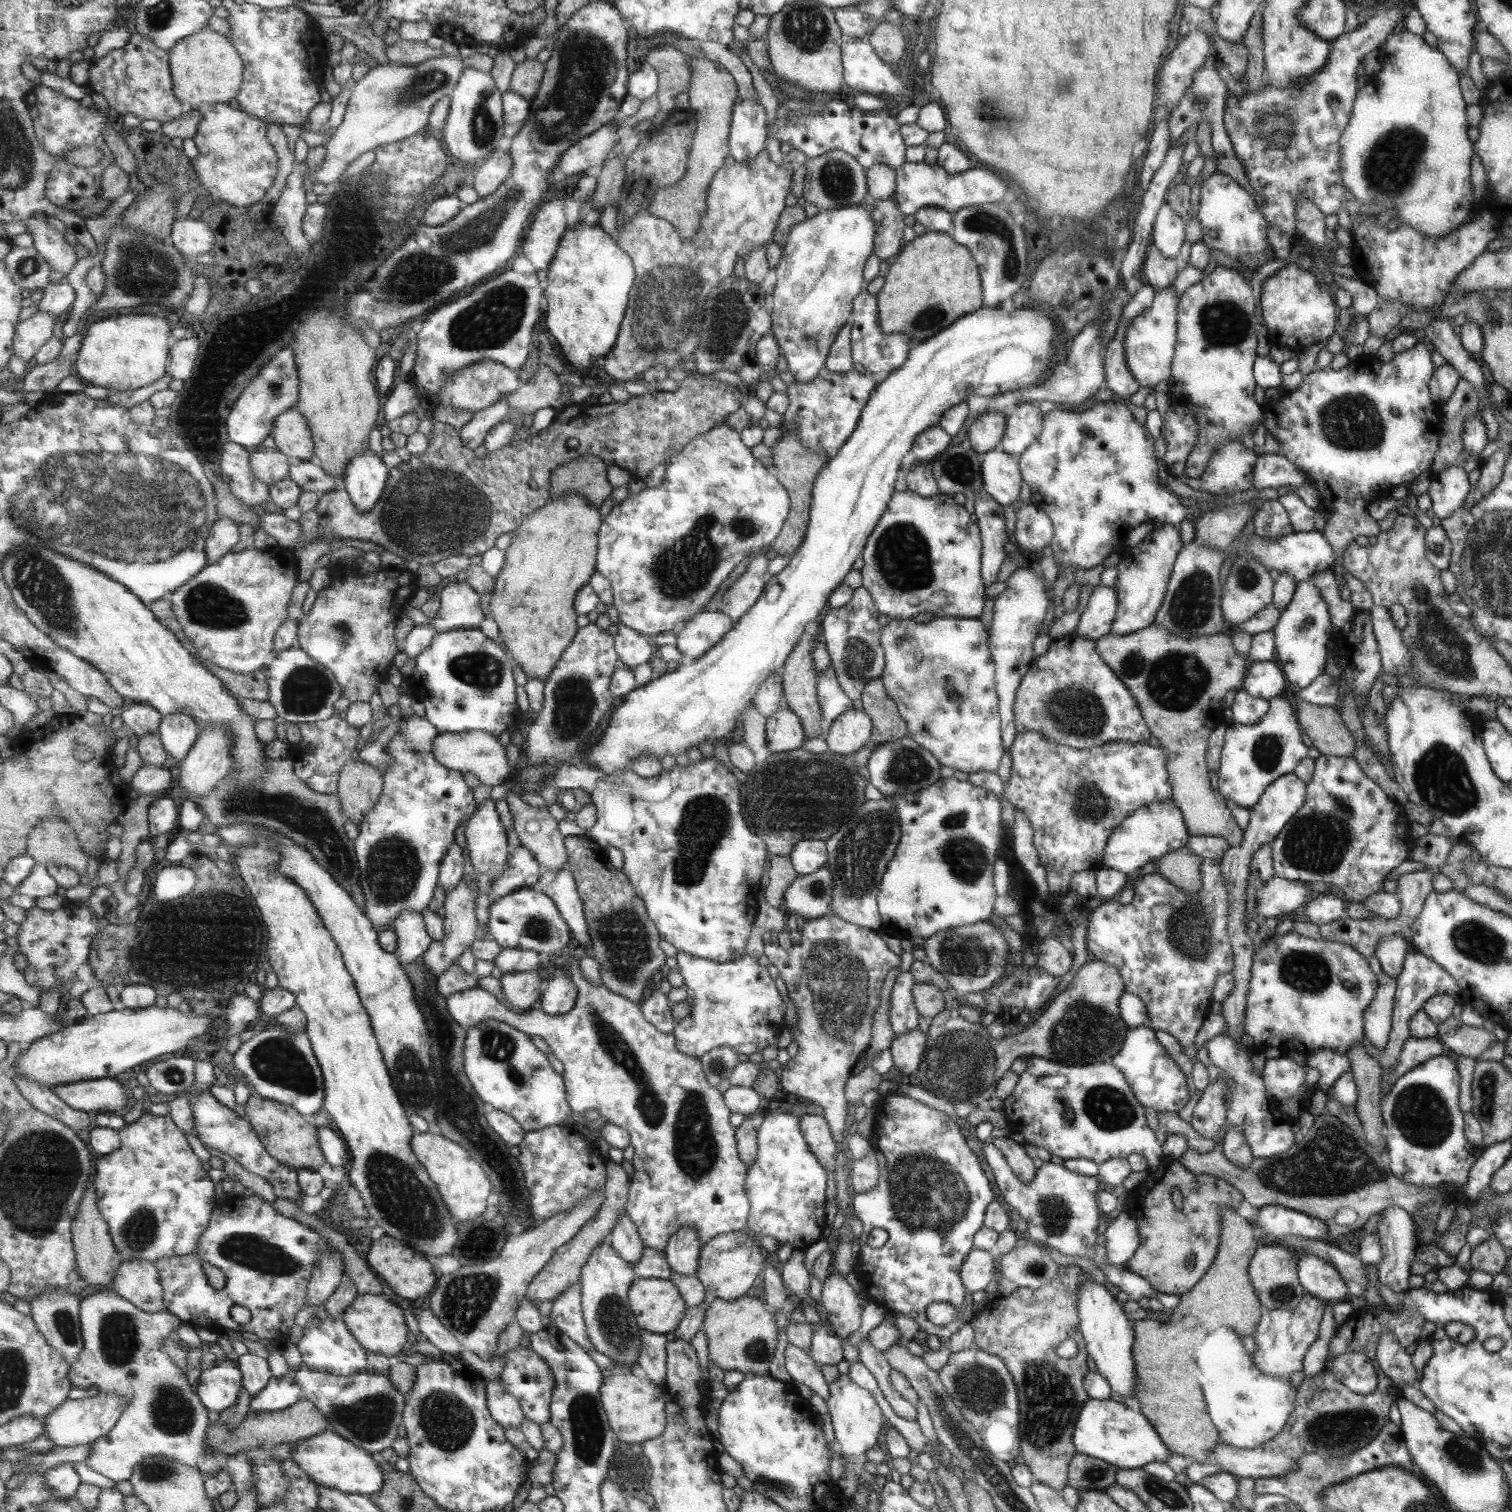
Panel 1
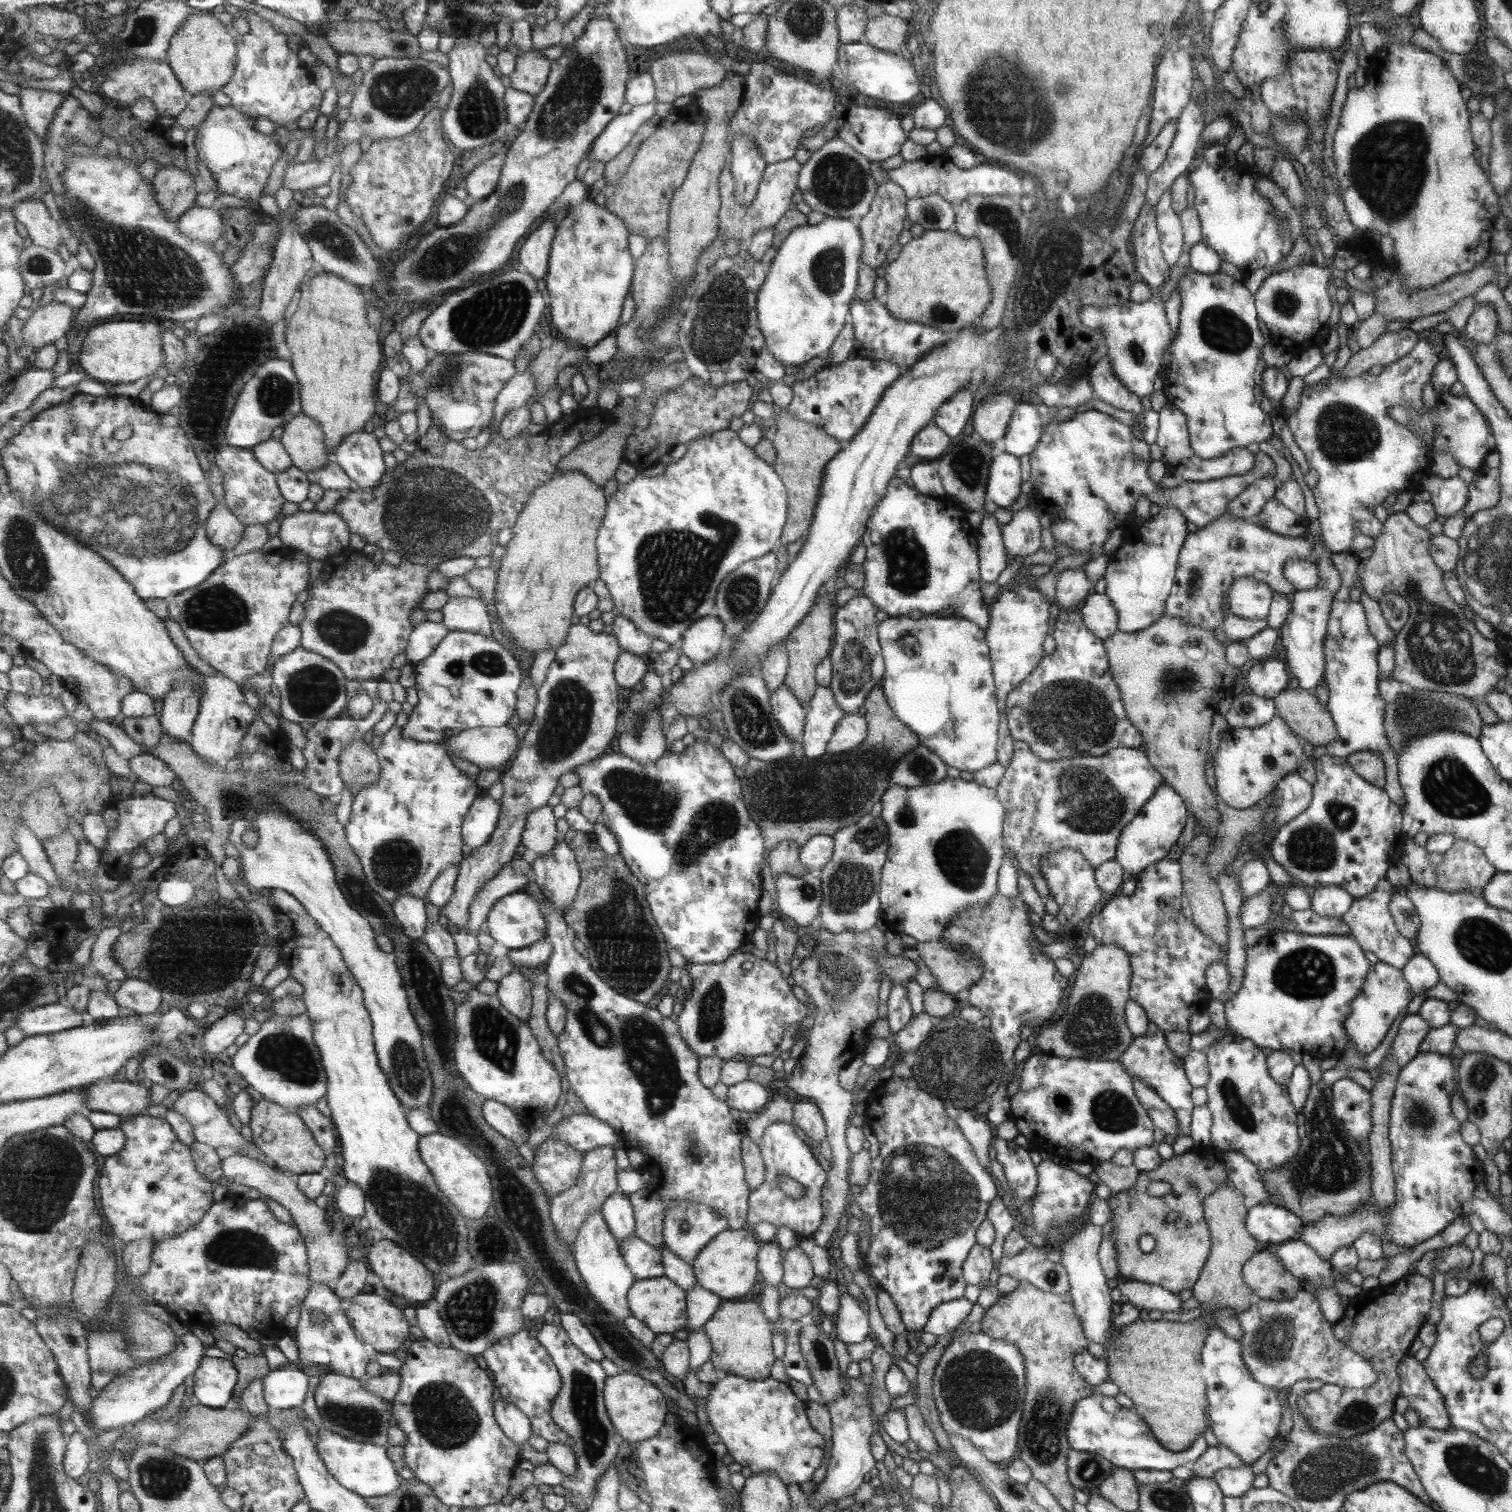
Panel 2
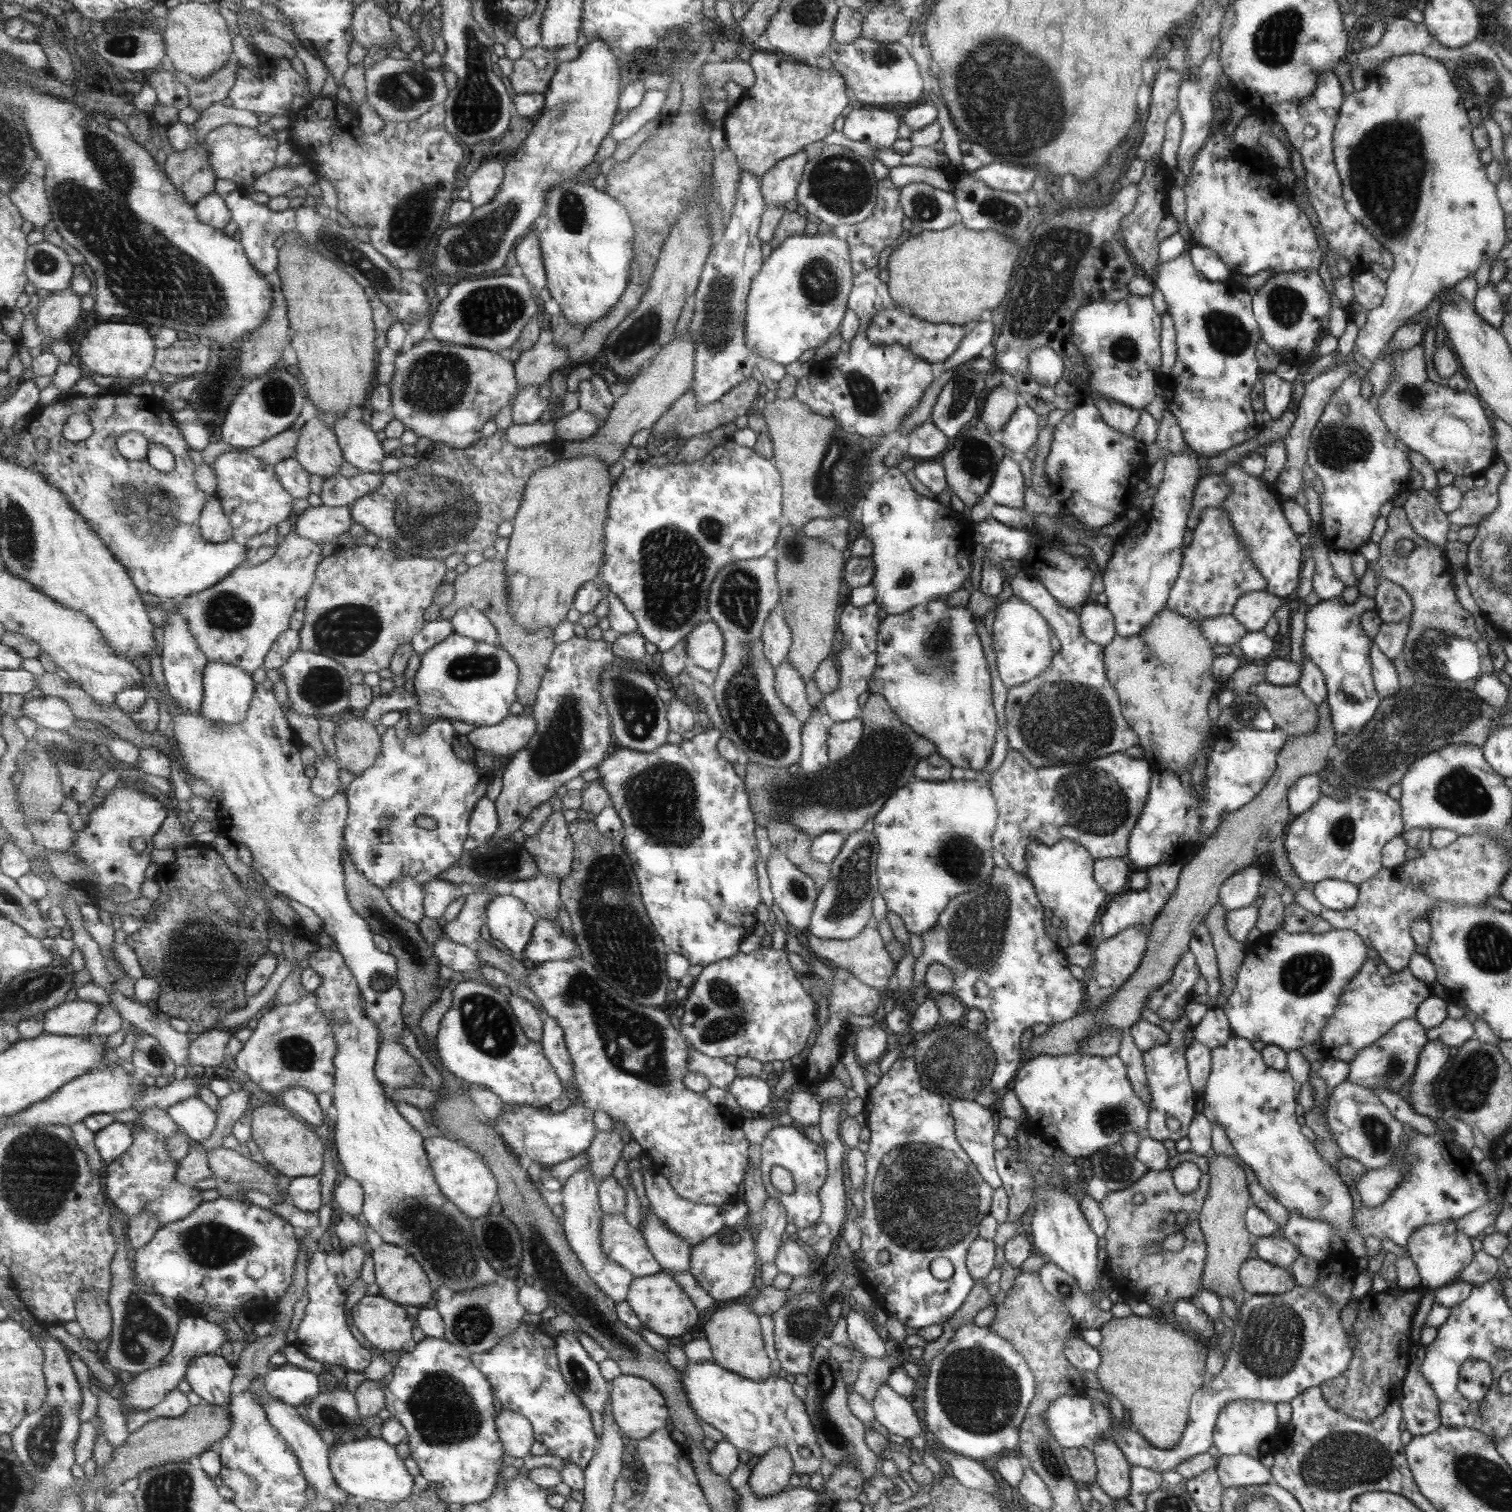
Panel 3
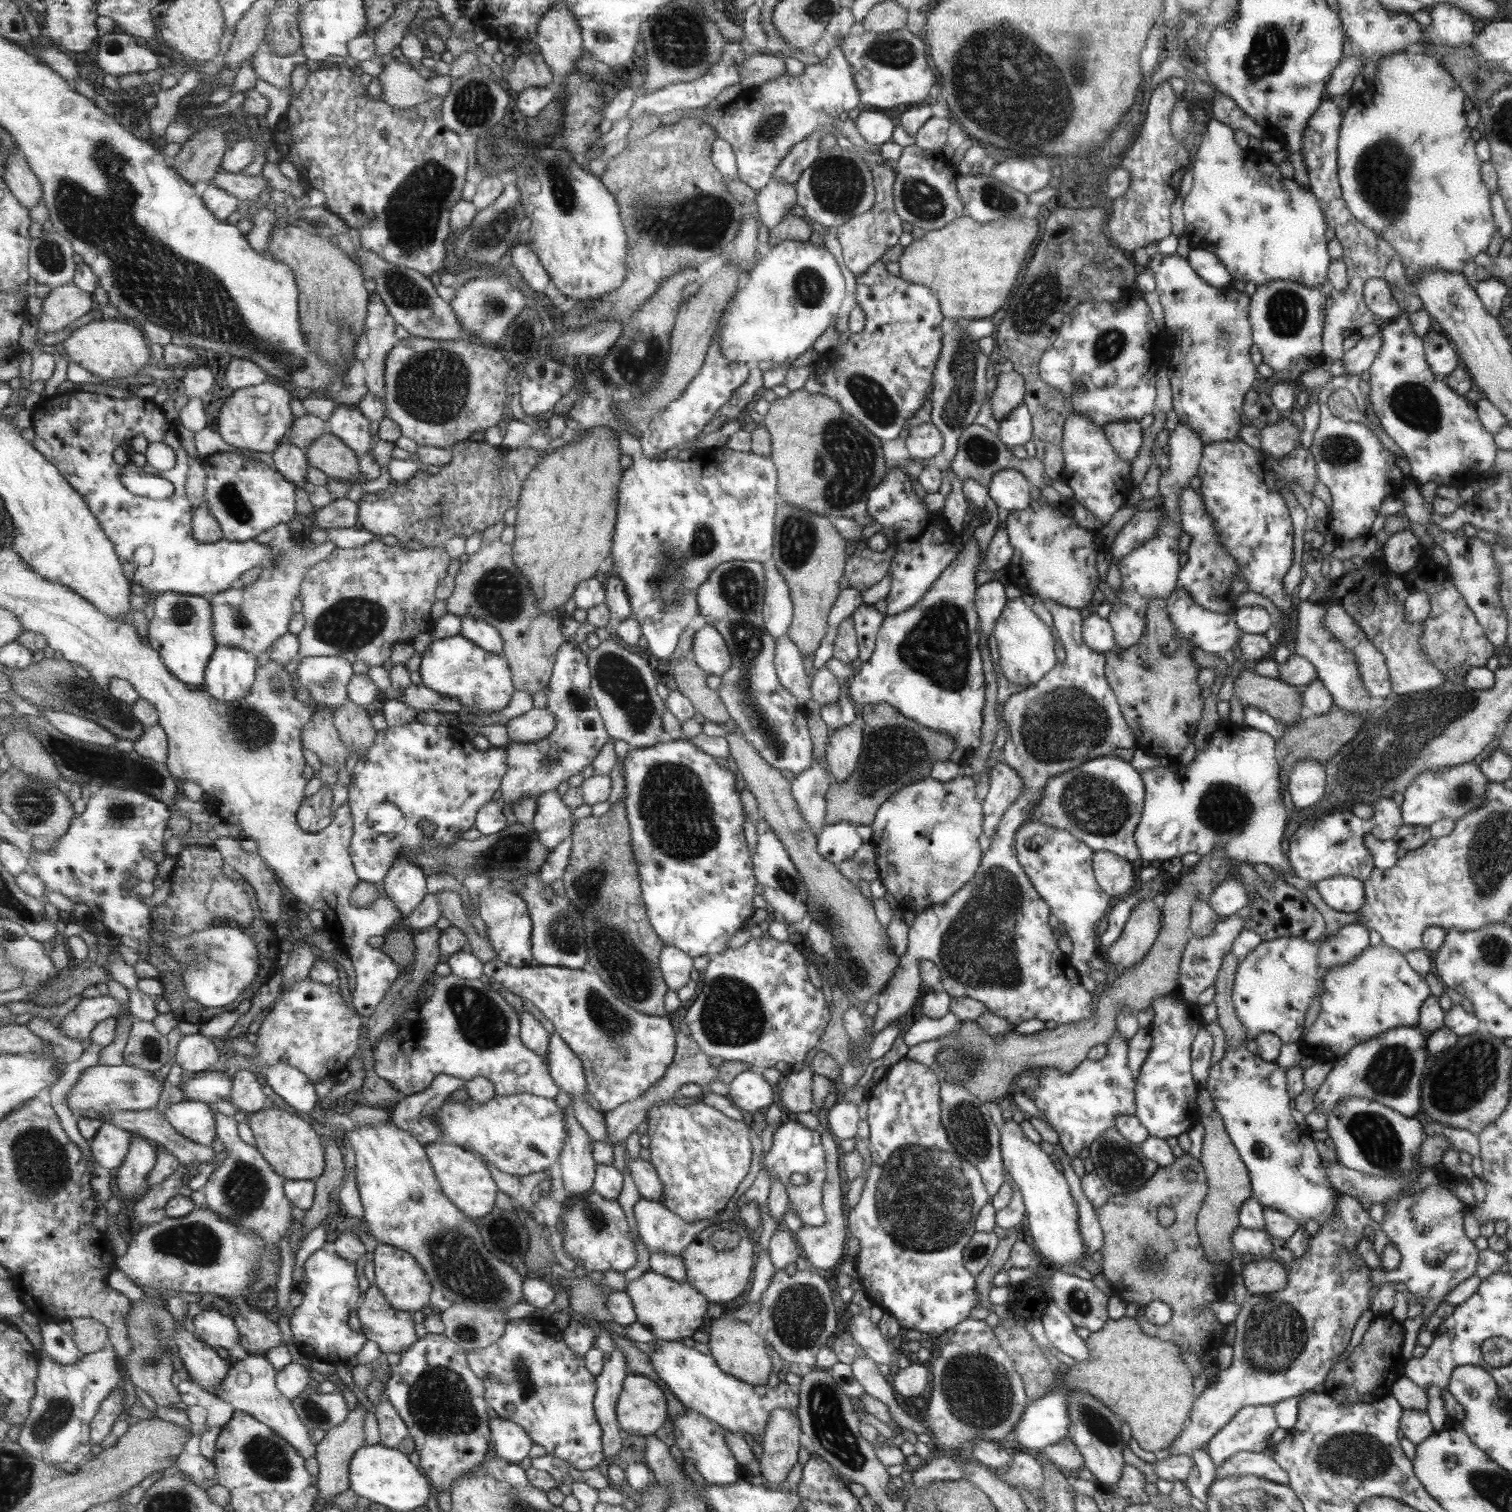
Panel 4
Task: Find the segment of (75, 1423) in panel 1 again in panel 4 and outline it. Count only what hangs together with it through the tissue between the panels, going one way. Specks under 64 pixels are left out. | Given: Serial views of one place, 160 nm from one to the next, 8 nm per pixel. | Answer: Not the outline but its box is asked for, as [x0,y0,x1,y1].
[193,1307,242,1350]

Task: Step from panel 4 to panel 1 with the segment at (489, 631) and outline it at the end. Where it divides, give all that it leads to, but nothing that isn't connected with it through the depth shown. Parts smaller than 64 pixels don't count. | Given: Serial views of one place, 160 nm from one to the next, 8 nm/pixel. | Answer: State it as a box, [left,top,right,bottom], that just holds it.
[433,579,485,632]

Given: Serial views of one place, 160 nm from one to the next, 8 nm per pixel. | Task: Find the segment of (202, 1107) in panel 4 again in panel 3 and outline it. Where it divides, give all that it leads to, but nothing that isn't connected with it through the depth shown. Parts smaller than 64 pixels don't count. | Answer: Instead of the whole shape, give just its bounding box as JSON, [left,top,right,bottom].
[168,1095,218,1141]

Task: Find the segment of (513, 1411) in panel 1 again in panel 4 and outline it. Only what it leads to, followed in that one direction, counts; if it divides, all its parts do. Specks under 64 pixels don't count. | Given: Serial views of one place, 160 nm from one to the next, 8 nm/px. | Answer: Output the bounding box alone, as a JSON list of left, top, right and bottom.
[490,1415,534,1464]

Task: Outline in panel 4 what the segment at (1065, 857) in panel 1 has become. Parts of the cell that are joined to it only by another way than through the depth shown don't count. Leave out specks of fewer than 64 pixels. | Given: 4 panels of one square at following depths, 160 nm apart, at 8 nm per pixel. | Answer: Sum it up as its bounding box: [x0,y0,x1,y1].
[982,755,1144,865]

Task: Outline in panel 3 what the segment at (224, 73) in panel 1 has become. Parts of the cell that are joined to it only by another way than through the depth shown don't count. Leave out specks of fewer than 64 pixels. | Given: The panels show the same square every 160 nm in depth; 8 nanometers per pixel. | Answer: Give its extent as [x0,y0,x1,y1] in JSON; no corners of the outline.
[163,1,233,81]

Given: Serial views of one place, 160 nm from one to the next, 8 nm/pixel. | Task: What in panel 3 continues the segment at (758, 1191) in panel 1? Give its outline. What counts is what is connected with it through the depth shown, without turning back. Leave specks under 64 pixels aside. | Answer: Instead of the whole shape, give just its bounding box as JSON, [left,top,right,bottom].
[758,1124,829,1230]

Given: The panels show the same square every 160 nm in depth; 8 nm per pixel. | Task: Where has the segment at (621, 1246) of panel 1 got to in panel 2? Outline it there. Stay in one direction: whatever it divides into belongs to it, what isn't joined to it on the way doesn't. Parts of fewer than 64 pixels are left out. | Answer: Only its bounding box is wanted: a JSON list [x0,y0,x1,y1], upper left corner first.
[601,1190,637,1242]

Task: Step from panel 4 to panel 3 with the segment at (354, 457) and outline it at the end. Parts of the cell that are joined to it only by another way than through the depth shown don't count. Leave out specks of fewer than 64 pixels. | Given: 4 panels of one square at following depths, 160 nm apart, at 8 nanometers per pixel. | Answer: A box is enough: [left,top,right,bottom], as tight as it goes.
[297,416,346,478]

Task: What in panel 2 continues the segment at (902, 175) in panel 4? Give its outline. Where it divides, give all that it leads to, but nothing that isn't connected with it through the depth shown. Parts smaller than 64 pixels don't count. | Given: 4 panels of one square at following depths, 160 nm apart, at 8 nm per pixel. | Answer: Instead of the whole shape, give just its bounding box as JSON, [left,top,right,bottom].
[906,194,954,231]

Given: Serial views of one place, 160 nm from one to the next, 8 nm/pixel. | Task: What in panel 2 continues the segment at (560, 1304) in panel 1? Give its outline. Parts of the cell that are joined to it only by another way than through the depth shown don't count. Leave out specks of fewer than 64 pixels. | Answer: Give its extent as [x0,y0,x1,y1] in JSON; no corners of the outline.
[557,1313,606,1361]

